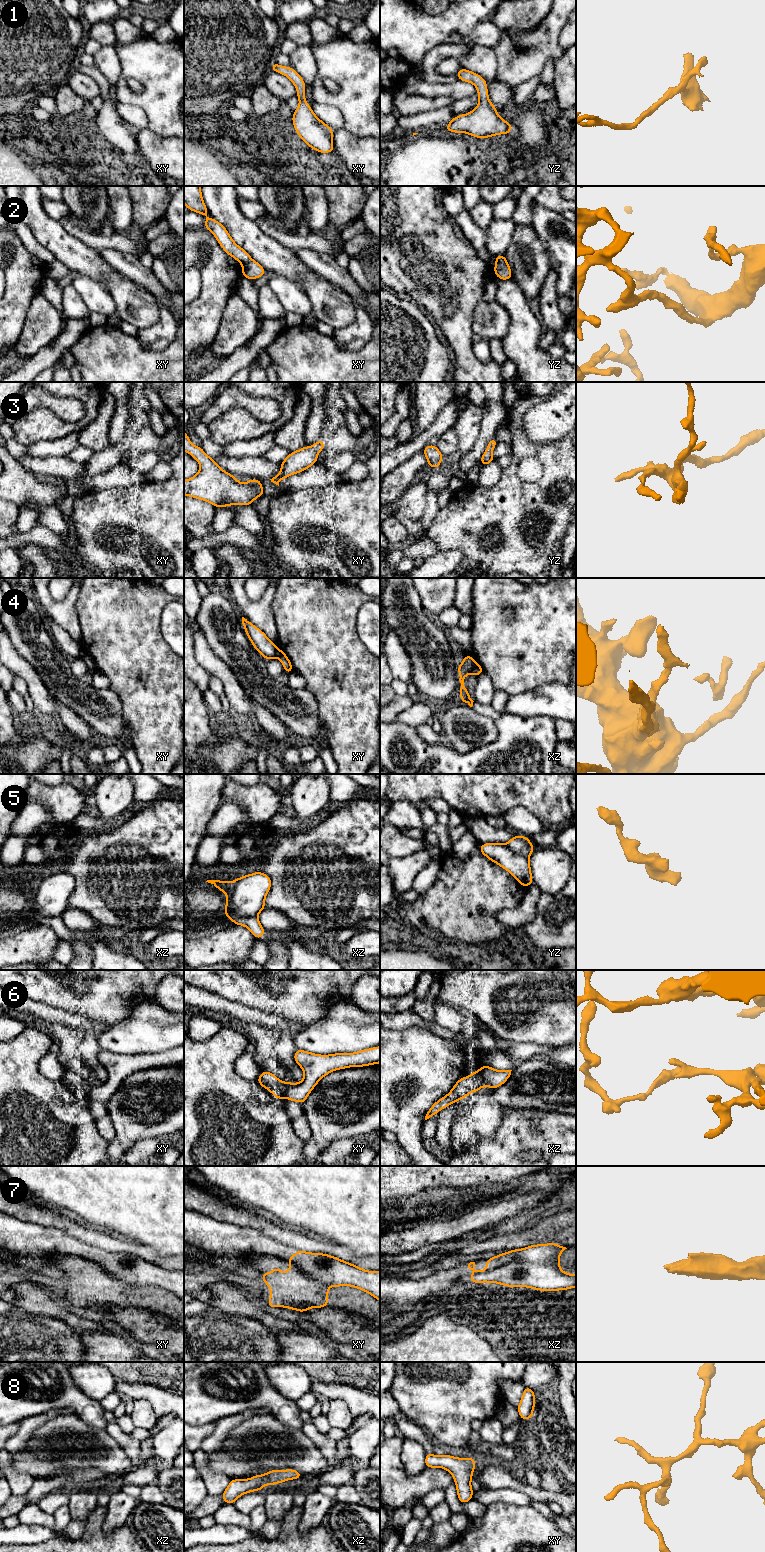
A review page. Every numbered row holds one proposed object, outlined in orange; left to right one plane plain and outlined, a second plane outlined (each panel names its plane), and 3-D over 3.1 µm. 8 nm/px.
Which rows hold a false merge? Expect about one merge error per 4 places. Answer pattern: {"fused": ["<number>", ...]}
{"fused": ["2", "4", "5", "6", "7"]}

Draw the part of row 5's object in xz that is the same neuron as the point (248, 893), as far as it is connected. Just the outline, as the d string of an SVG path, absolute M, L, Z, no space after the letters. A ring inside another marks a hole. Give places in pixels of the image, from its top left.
M254 872L249 875L234 879L231 885L230 907L224 909L224 914L229 916L234 913L238 916L257 917L265 909L265 898L271 889L271 878L262 872Z

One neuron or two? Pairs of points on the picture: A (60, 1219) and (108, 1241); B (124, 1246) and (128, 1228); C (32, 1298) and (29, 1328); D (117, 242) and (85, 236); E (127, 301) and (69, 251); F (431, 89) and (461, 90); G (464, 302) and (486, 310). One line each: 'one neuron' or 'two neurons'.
A: one neuron
B: two neurons
C: two neurons
D: one neuron
E: one neuron
F: one neuron
G: two neurons

